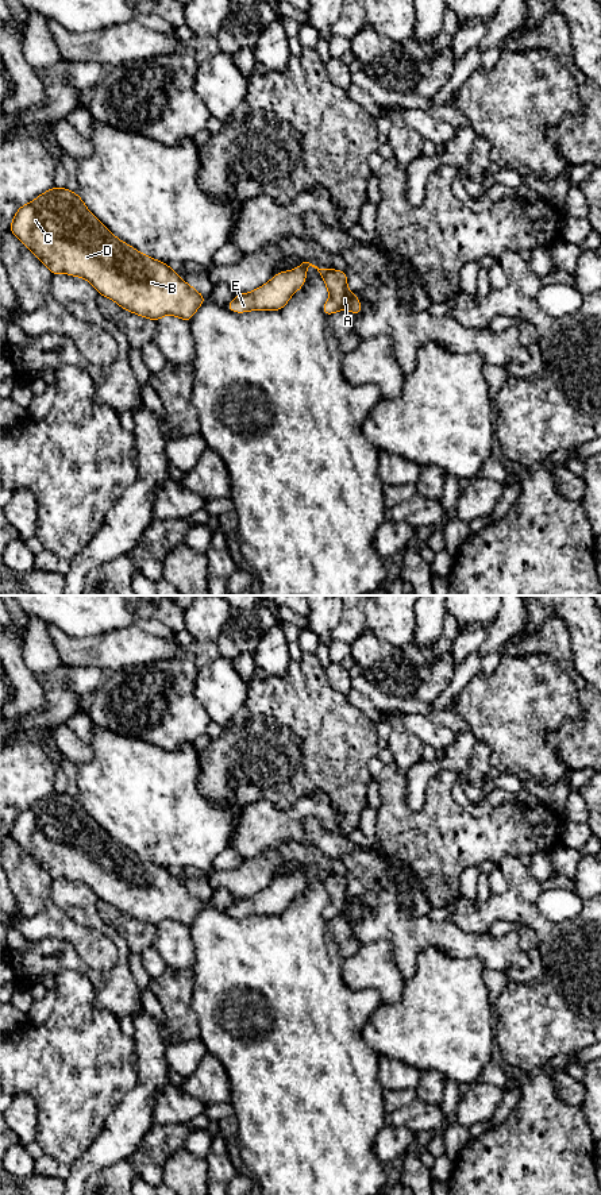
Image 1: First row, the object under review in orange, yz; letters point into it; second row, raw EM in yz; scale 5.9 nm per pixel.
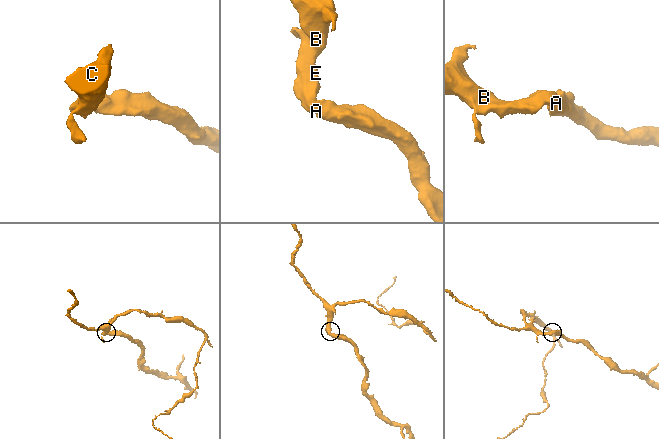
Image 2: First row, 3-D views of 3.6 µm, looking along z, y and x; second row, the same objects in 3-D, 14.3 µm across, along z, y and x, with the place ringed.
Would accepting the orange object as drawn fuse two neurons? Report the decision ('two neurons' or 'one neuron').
one neuron

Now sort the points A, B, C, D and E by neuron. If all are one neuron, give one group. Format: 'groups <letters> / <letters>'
groups A B C D E

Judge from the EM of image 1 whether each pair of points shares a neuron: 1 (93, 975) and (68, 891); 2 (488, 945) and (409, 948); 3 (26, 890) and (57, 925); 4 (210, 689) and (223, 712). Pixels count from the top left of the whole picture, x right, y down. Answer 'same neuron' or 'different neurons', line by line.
1: same neuron
2: same neuron
3: different neurons
4: same neuron

